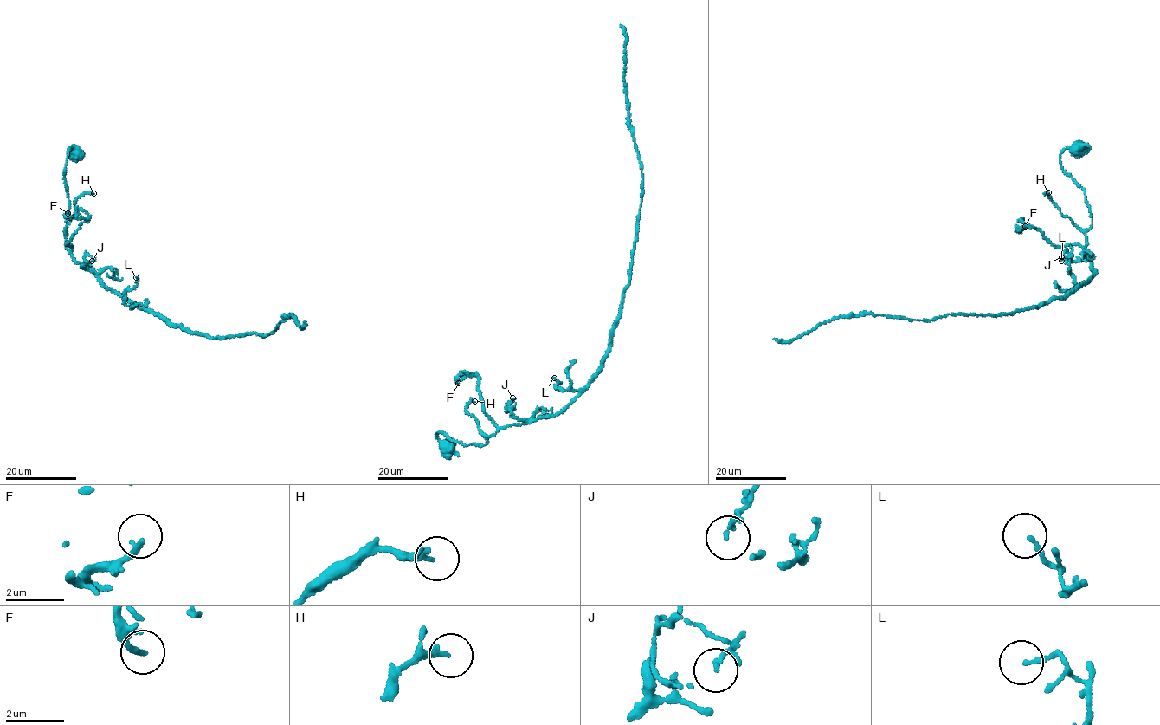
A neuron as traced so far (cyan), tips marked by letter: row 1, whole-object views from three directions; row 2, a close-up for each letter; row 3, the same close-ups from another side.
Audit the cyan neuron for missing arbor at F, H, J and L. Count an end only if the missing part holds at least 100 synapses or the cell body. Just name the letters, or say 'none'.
none

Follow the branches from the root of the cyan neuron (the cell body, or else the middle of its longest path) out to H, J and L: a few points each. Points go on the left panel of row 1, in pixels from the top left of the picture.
H: (74, 152), (71, 148), (63, 172), (69, 210), (66, 234), (77, 198), (86, 192), (93, 193)
J: (74, 152), (71, 148), (63, 172), (65, 245), (93, 272), (81, 265), (87, 255), (92, 261)
L: (74, 152), (71, 148), (63, 172), (67, 250), (139, 308), (124, 303), (136, 277)

